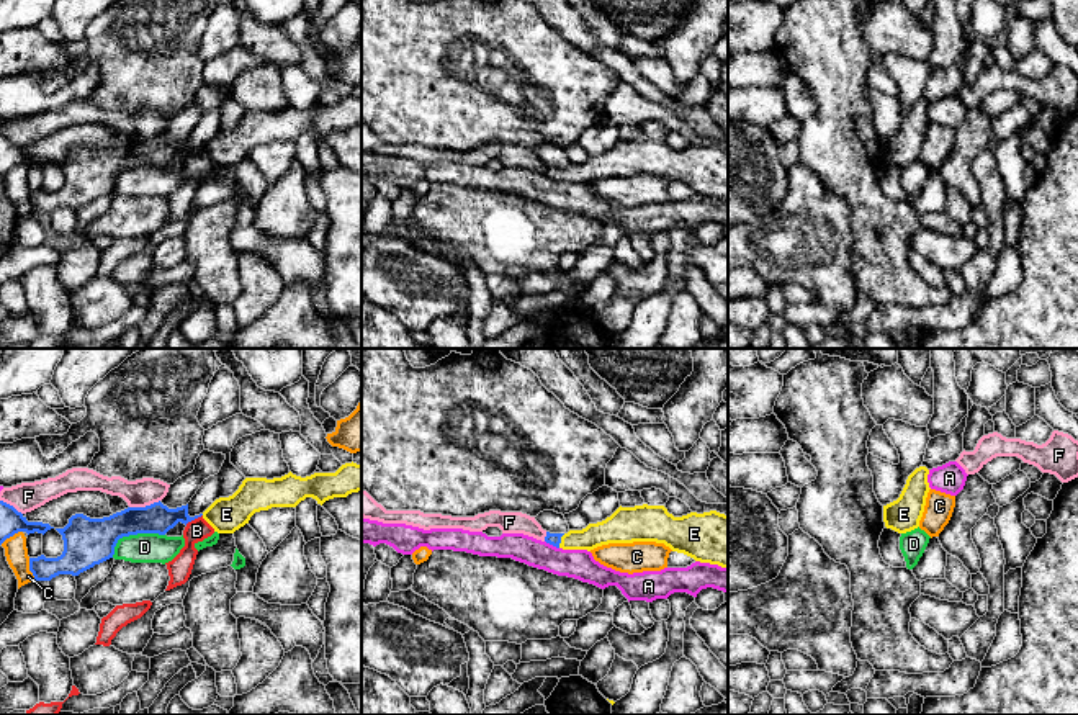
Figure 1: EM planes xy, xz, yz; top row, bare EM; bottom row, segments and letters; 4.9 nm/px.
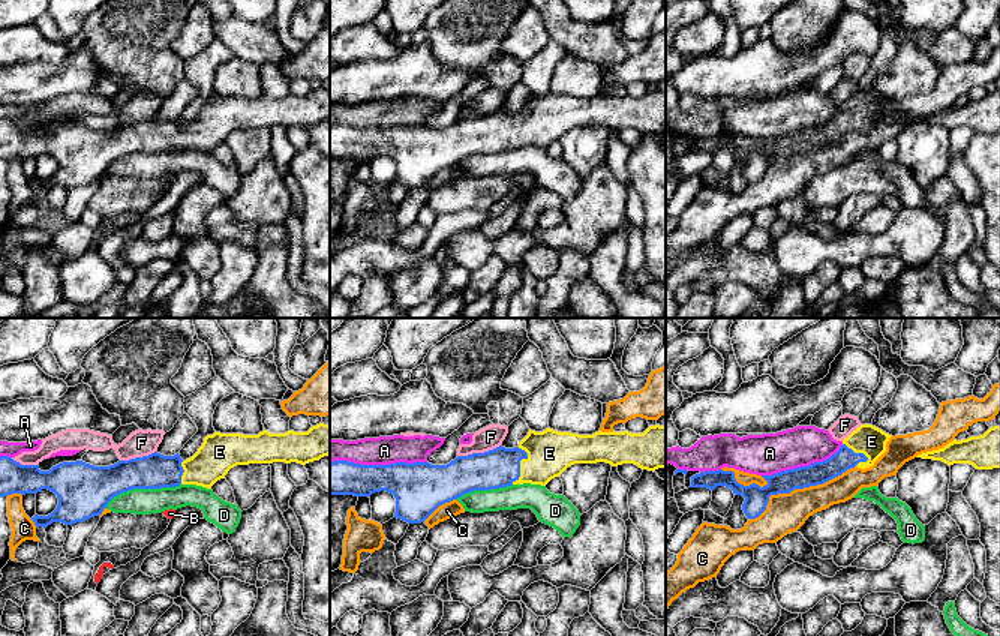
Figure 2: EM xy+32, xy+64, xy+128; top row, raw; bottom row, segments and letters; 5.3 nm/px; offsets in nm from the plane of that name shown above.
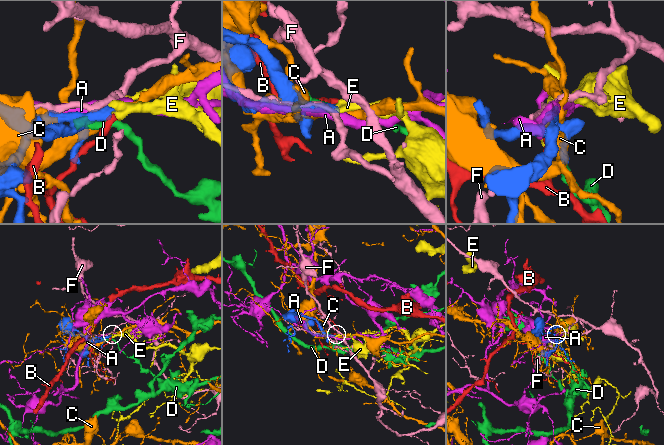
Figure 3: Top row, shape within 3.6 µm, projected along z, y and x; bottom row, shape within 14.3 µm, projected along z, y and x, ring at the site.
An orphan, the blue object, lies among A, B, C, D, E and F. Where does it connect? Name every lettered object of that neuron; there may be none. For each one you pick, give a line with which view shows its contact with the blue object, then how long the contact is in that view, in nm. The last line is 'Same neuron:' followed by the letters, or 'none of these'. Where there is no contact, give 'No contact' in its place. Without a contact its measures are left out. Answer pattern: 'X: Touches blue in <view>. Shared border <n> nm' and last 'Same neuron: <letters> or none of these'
E: Touches blue in xz. Shared border 80 nm
Same neuron: E

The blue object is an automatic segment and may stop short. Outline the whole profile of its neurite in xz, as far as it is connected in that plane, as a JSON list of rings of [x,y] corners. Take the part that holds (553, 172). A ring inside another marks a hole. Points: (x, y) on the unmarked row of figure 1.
[[[620,139],[605,154],[582,164],[546,165],[545,175],[587,185],[609,177],[656,175],[695,195],[728,201],[728,149],[716,144],[674,151],[664,139]]]

